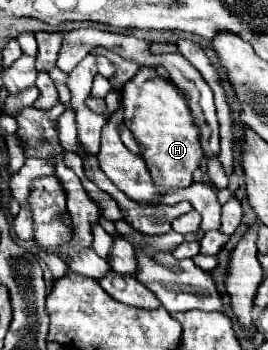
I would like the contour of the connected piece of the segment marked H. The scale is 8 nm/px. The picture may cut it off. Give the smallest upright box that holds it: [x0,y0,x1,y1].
[121,66,204,188]

